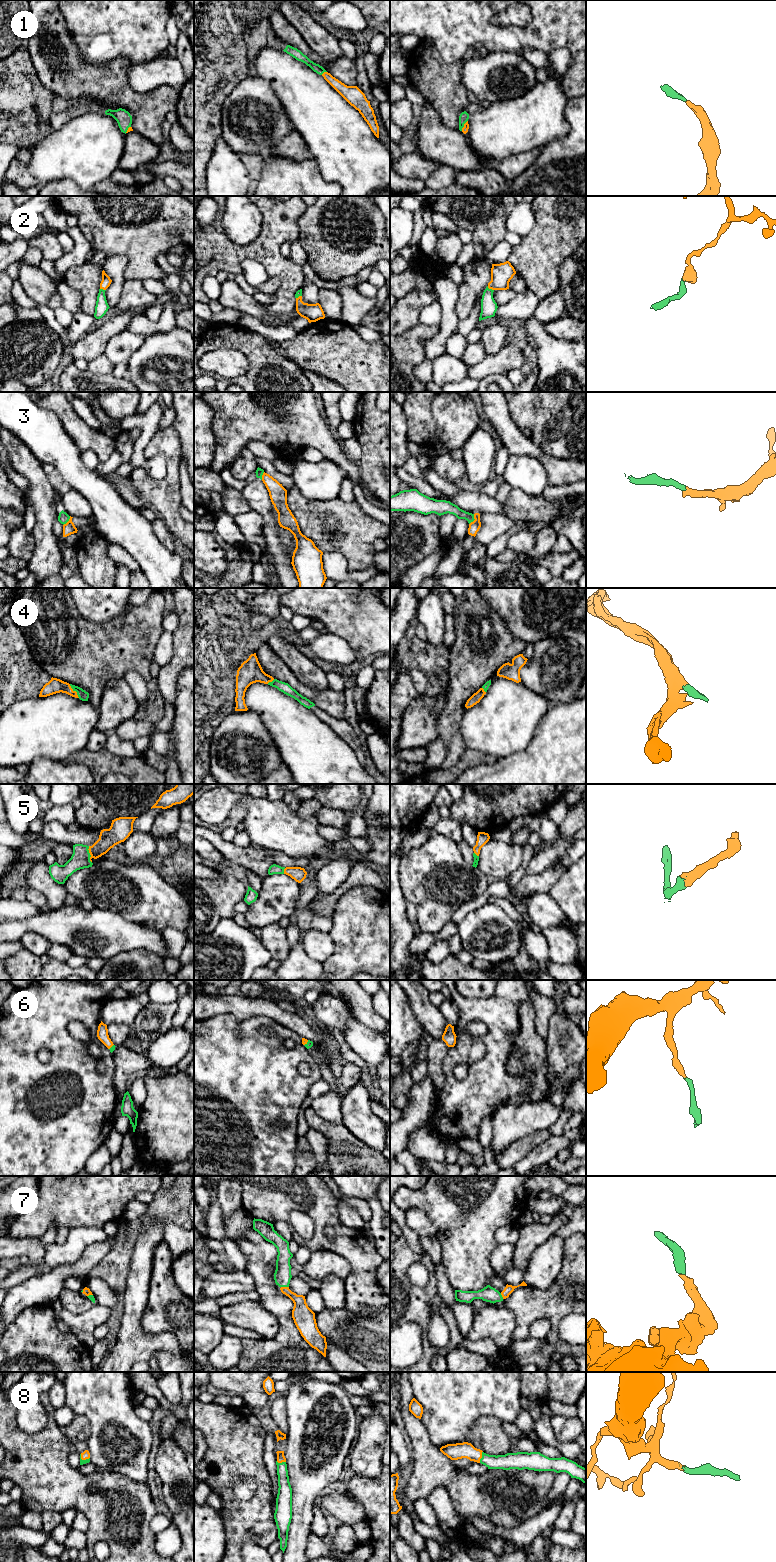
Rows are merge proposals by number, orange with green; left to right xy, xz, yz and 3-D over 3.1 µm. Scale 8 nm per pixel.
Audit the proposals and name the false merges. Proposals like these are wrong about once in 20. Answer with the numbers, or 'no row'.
3

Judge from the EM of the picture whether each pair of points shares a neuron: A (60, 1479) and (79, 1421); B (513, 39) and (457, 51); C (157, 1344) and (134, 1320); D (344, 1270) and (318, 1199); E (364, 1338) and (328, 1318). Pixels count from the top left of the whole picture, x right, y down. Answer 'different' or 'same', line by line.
A: different
B: same
C: same
D: different
E: same

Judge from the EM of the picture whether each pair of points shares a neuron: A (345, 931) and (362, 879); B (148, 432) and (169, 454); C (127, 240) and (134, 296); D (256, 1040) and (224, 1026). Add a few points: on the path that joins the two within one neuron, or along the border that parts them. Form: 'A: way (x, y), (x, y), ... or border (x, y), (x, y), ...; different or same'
A: border (379, 890), (373, 887), (353, 886), (339, 897); different
B: border (161, 428), (144, 449), (144, 457), (146, 459); different
C: border (126, 279), (138, 279), (140, 281); different
D: way (248, 1032), (242, 1026), (232, 1026); same

